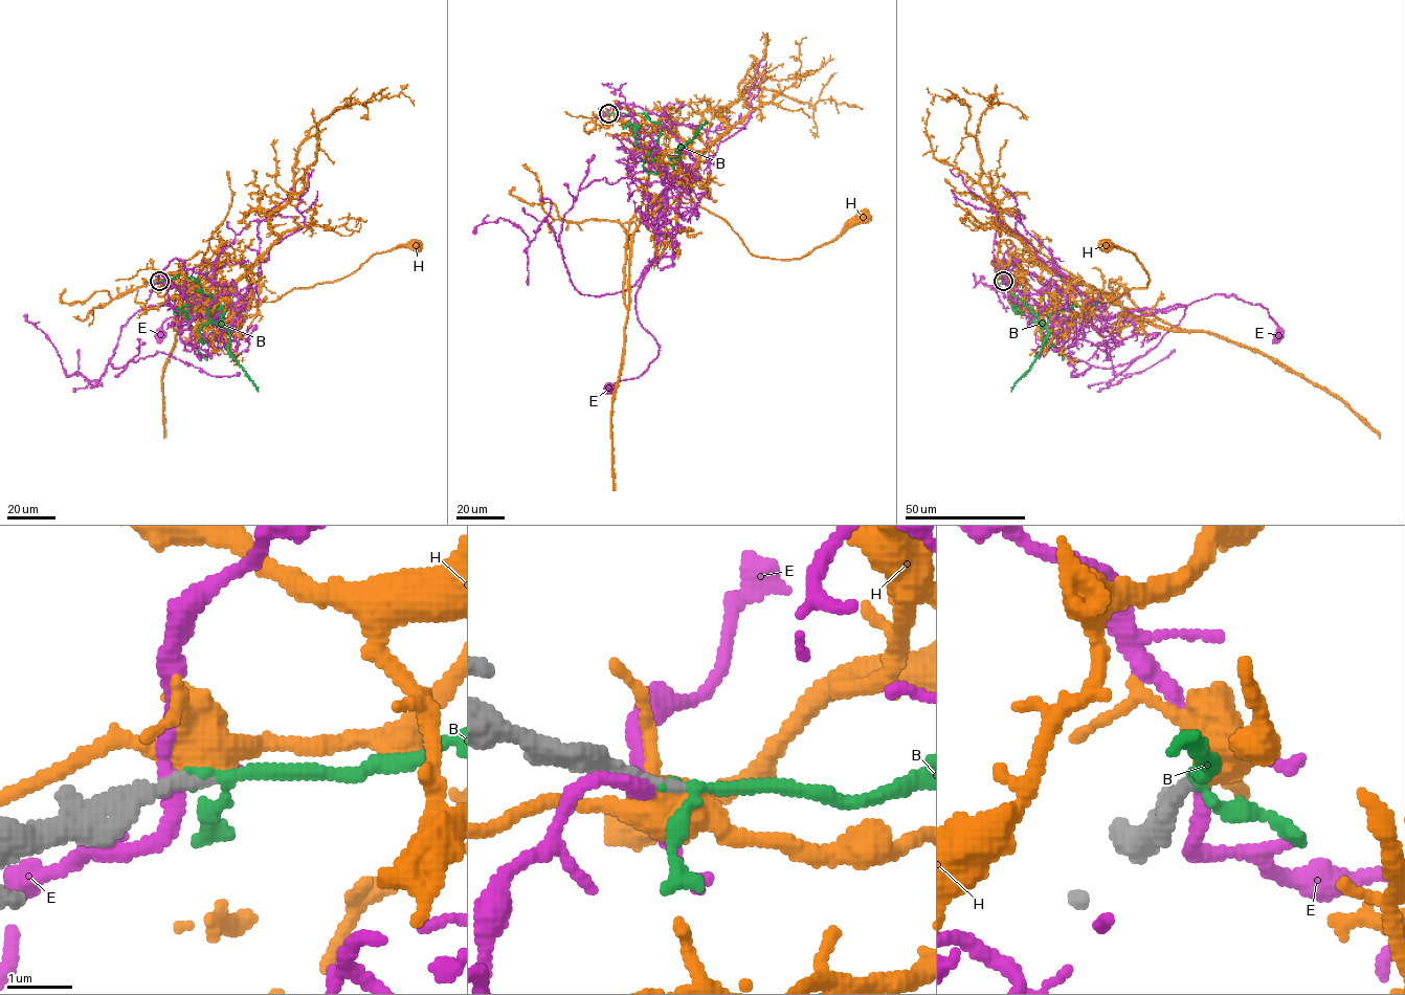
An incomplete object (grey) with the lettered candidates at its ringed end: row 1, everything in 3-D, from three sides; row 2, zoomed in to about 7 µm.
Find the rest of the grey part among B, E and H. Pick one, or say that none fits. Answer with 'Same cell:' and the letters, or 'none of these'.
Same cell: B

